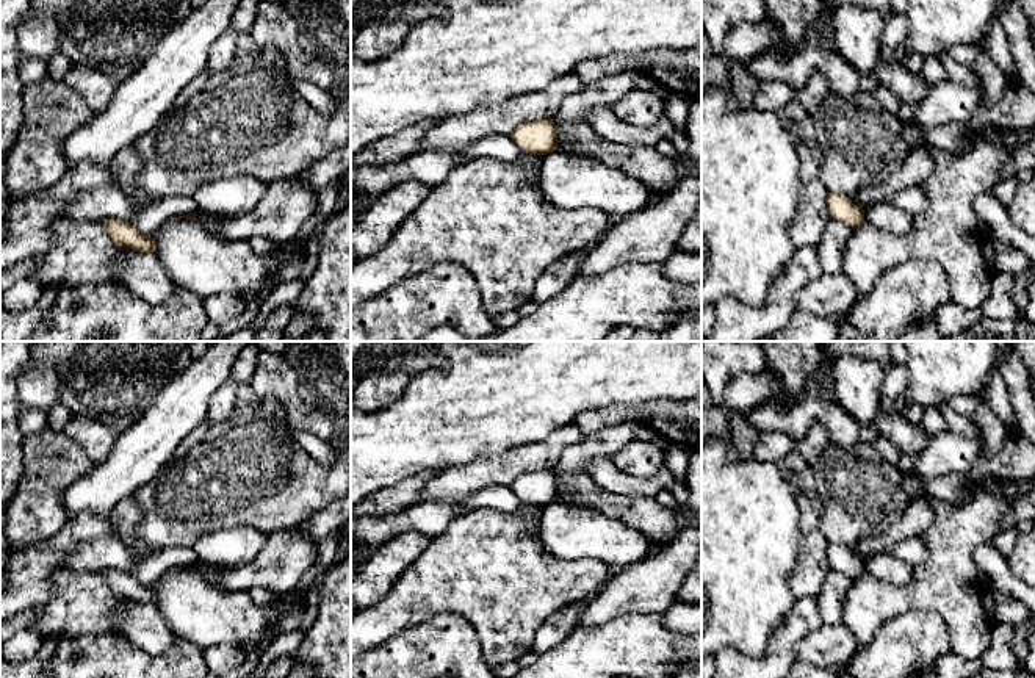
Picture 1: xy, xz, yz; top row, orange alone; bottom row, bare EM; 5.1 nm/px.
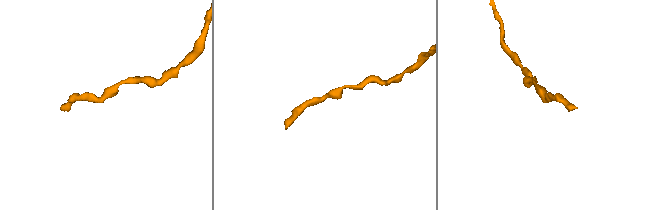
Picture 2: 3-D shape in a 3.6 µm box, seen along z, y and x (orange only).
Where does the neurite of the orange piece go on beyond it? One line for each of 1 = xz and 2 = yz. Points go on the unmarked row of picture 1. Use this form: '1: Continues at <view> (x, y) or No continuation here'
1: No continuation here
2: No continuation here

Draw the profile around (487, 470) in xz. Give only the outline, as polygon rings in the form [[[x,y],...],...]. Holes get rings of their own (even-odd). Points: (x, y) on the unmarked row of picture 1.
[[[575,423],[553,431],[543,442],[509,448],[499,454],[481,454],[467,465],[432,478],[418,503],[459,501],[470,493],[493,485],[509,485],[526,473],[554,470],[567,446],[584,438]]]

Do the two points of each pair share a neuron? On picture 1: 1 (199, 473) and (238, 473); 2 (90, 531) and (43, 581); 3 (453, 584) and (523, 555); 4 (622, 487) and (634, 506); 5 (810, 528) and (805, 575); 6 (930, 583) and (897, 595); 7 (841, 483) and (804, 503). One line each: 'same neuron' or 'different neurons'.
1: same neuron
2: same neuron
3: same neuron
4: different neurons
5: same neuron
6: same neuron
7: different neurons

